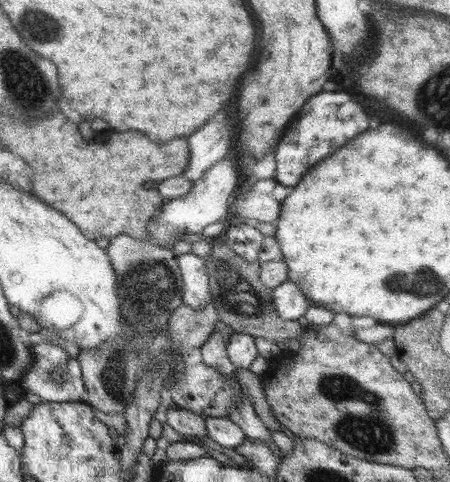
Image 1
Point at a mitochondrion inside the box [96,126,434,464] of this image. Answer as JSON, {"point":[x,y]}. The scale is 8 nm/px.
{"point":[362,423]}

